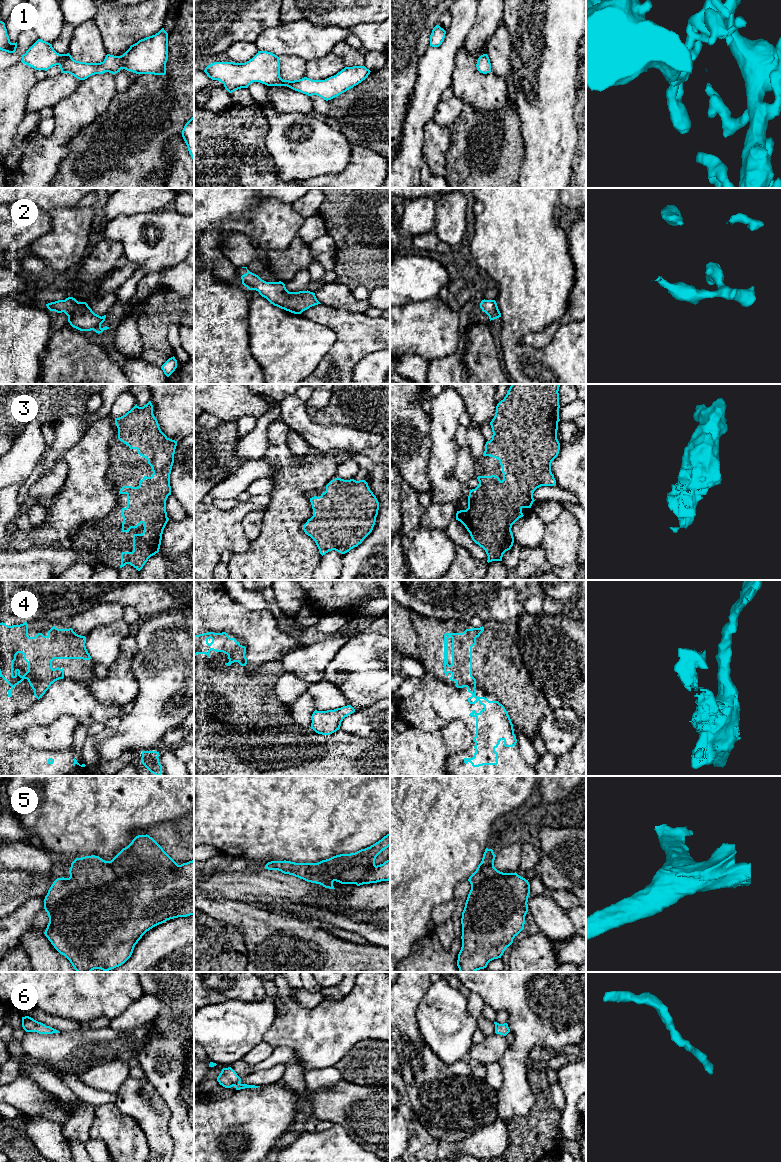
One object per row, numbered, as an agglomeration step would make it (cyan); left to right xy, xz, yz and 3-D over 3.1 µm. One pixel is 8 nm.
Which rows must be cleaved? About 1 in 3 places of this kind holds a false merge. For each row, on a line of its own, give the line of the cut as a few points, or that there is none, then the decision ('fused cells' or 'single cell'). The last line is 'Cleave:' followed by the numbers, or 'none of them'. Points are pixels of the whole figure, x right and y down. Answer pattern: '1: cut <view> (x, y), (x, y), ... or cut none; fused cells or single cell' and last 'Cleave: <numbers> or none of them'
1: cut none; single cell
2: cut none; single cell
3: cut none; single cell
4: cut yz (467, 686), (474, 688); fused cells
5: cut xz (375, 865), (343, 870), (327, 882), (302, 877); fused cells
6: cut none; single cell
Cleave: 4, 5

